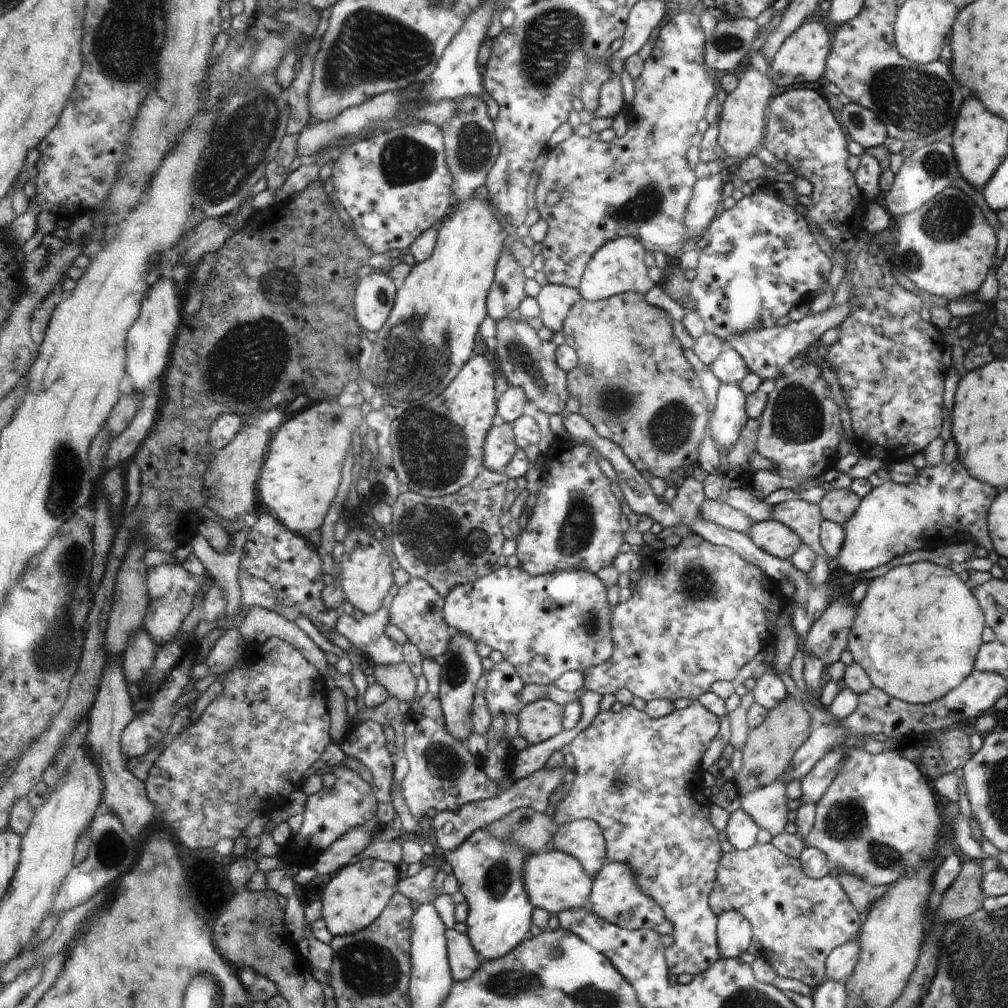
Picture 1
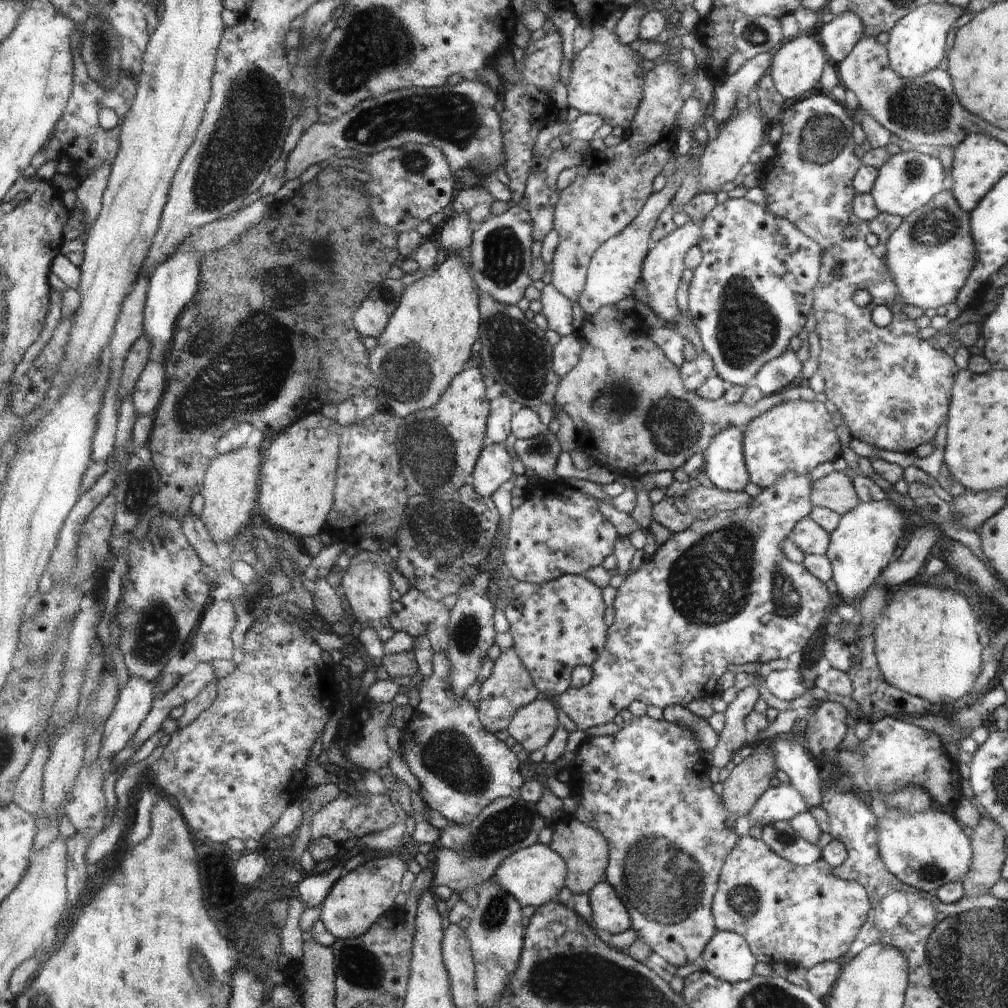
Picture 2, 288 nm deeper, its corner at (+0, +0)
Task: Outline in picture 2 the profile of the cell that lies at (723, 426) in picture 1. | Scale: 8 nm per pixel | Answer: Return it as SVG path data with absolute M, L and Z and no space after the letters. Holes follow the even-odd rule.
M731 426L711 440L709 448L703 452L701 472L705 472L705 478L717 490L743 492L749 482L743 452L743 428Z

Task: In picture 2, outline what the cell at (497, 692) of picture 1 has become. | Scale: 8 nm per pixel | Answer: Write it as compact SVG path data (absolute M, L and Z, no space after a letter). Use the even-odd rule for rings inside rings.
M511 648L499 656L495 666L489 672L489 678L481 684L481 694L479 694L479 716L481 722L489 732L499 732L499 730L509 730L511 722L515 720L515 714L519 708L529 706L541 698L539 688L535 686L535 680L531 678L529 668L523 664L519 658L517 650Z

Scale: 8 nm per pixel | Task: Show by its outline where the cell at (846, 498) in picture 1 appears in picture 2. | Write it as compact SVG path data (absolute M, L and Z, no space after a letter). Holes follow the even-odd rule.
M833 470L831 474L827 474L811 486L811 504L813 508L827 508L839 516L845 516L861 502L853 482L847 480L843 472Z

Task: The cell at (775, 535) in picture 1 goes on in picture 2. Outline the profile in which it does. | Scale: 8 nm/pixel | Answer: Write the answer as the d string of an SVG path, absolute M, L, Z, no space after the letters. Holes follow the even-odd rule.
M809 516L795 524L787 540L791 540L805 556L825 556L829 548L829 534L819 528L819 524L811 522Z

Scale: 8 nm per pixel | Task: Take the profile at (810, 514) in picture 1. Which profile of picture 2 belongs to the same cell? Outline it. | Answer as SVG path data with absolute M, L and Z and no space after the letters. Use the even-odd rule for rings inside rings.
M697 486L683 498L665 498L659 504L653 504L651 518L665 526L671 534L683 532L697 520L697 512L715 508L719 512L735 512L739 508L753 506L753 498L745 492L723 492L717 488Z

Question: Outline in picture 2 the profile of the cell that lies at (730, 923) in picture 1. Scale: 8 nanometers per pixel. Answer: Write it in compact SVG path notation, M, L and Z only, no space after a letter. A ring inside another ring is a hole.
M719 932L707 944L701 968L731 984L745 982L753 974L753 964L757 964L751 954L753 952L749 952L749 944L743 936L735 932Z

